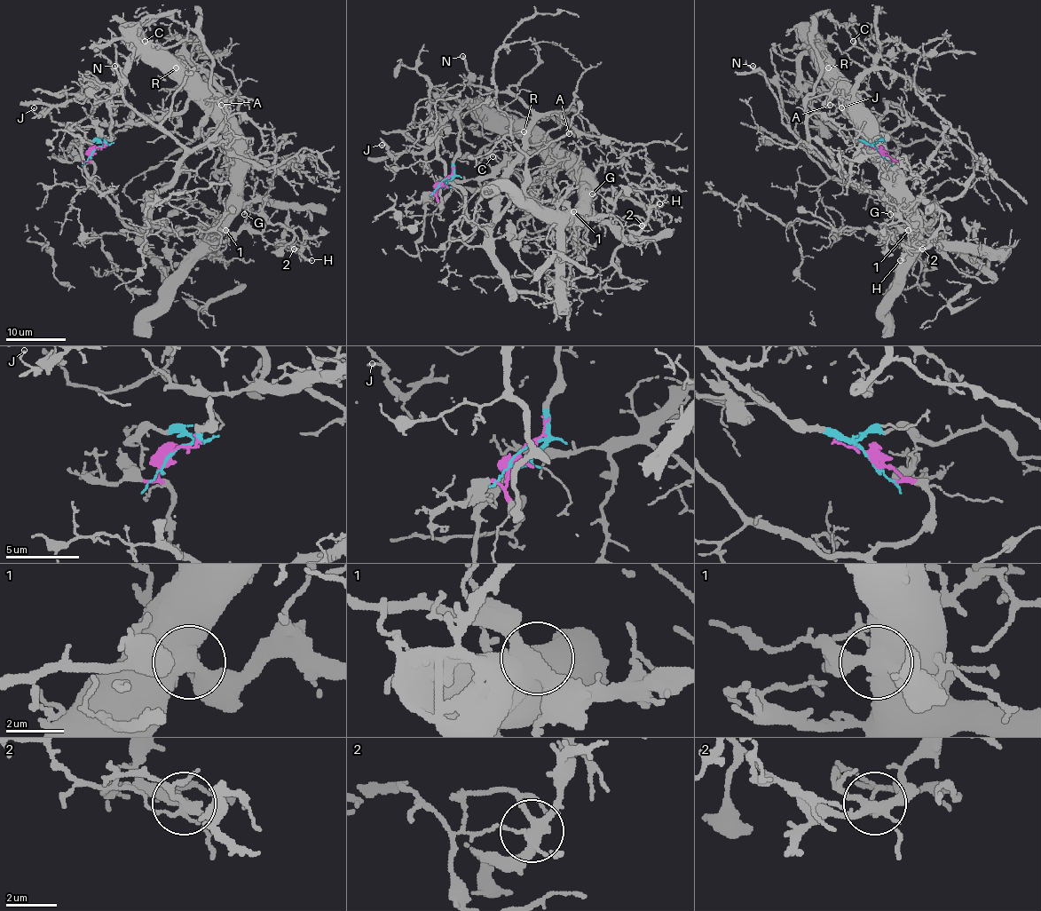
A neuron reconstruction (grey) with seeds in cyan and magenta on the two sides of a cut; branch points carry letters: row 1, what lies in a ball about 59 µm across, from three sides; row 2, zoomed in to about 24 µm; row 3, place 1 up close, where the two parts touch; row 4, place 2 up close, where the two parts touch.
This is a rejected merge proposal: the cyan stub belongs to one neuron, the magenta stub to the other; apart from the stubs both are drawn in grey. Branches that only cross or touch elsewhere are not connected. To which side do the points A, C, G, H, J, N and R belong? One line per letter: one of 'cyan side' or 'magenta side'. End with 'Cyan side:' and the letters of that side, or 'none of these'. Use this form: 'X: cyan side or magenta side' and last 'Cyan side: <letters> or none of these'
A: magenta side
C: cyan side
G: magenta side
H: cyan side
J: cyan side
N: magenta side
R: cyan side
Cyan side: C, H, J, R

